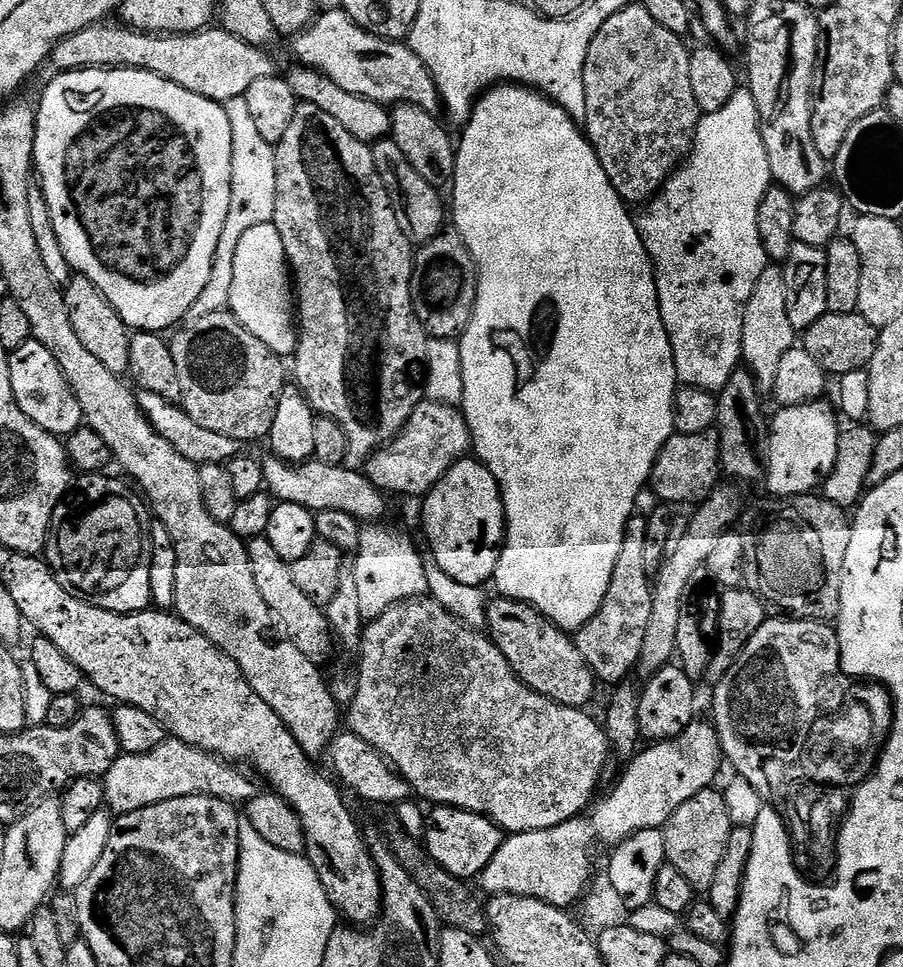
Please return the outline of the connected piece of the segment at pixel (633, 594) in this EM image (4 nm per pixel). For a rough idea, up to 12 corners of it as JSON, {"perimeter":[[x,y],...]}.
{"perimeter":[[645,517],[622,538],[598,614],[574,633],[601,685],[639,665],[650,623]]}

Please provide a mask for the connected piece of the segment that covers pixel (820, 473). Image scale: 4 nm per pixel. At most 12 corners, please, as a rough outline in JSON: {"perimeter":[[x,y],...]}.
{"perimeter":[[823,399],[768,426],[773,497],[806,496],[838,459],[841,425]]}

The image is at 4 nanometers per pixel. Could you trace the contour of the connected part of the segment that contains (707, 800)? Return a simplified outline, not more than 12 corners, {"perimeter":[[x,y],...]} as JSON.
{"perimeter":[[704,788],[664,824],[664,858],[693,893],[714,882],[733,830]]}

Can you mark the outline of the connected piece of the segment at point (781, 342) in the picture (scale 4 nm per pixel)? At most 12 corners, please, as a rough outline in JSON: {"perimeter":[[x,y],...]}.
{"perimeter":[[765,268],[742,326],[742,360],[761,393],[797,347],[786,282]]}

